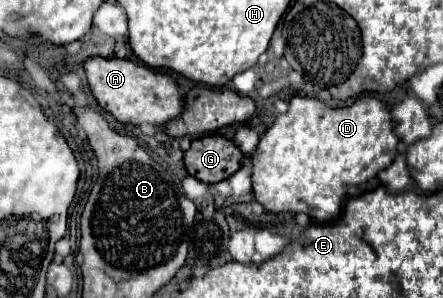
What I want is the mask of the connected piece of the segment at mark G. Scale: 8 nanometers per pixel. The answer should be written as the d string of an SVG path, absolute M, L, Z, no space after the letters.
M203 135L183 153L185 169L203 183L219 183L239 169L241 151L221 135Z

